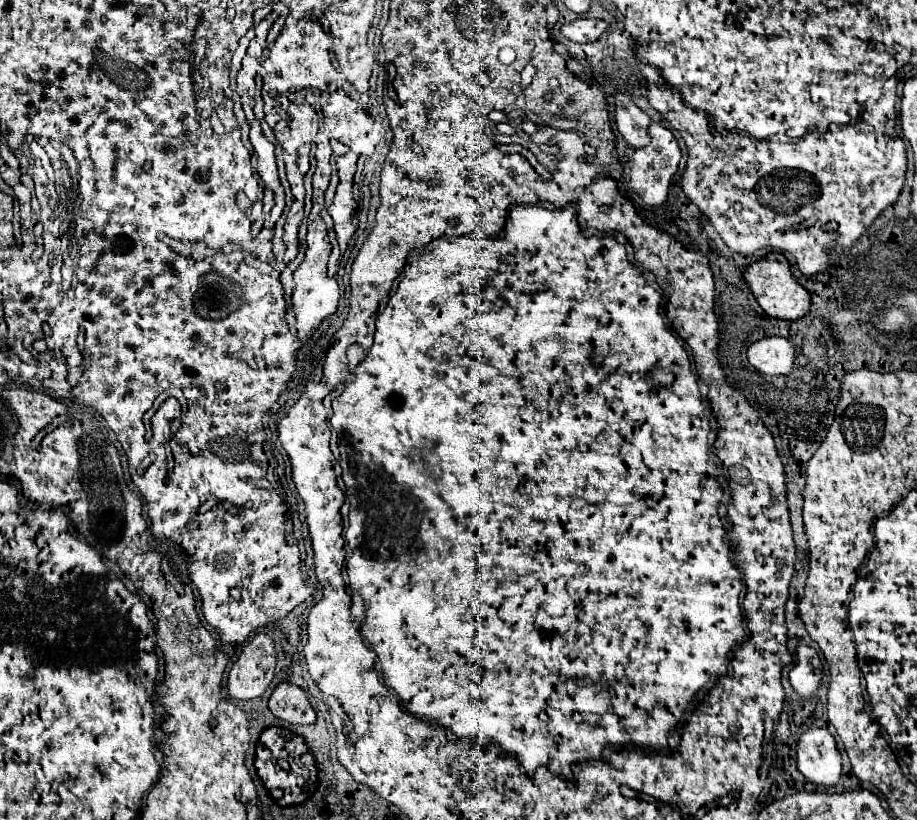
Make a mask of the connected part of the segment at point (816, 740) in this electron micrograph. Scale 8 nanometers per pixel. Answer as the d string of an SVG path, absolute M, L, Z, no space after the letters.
M808 729L798 740L798 770L806 780L836 786L840 780L840 752L827 729Z

